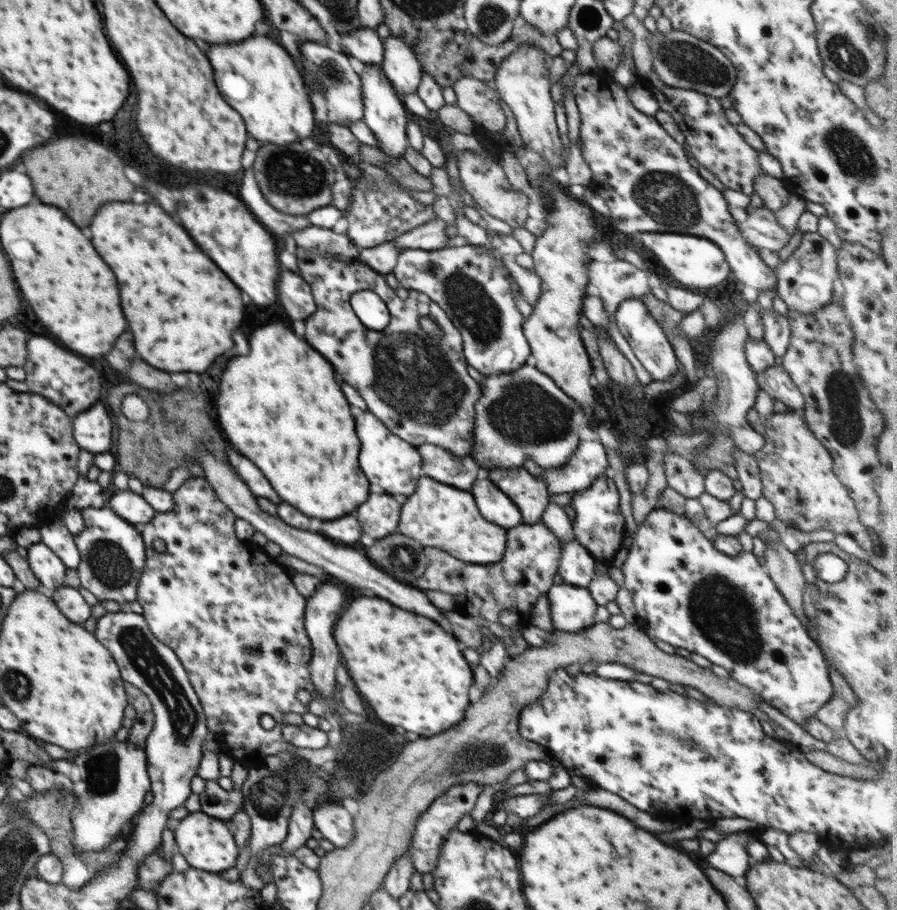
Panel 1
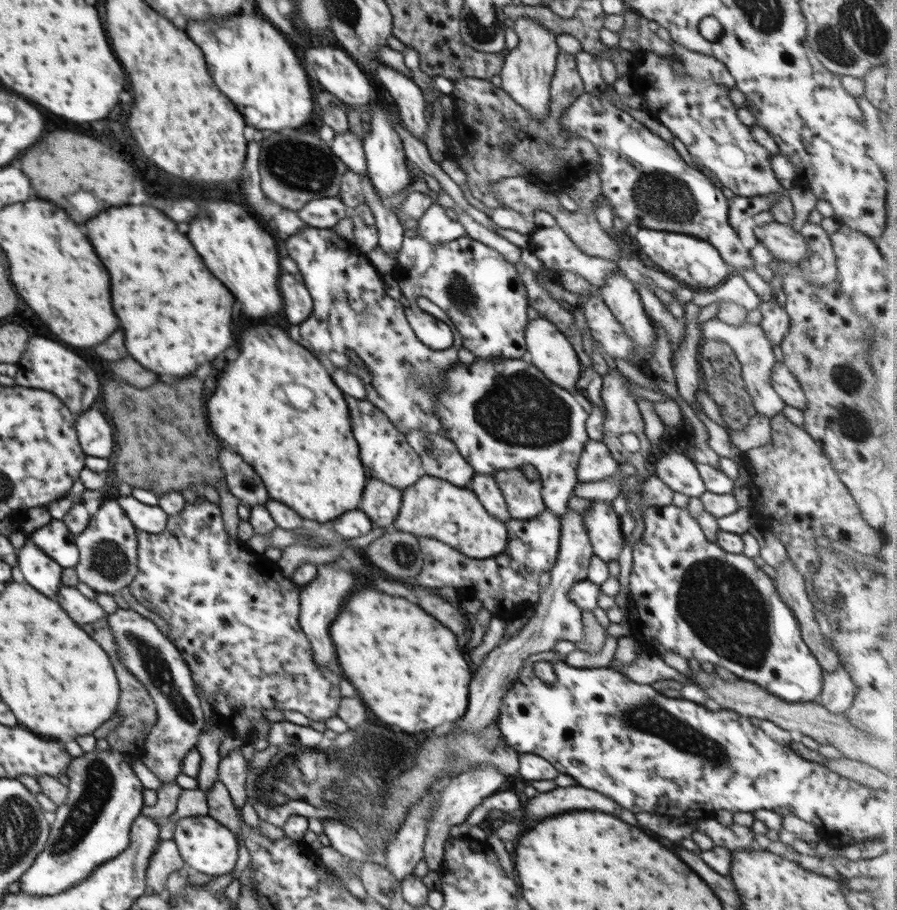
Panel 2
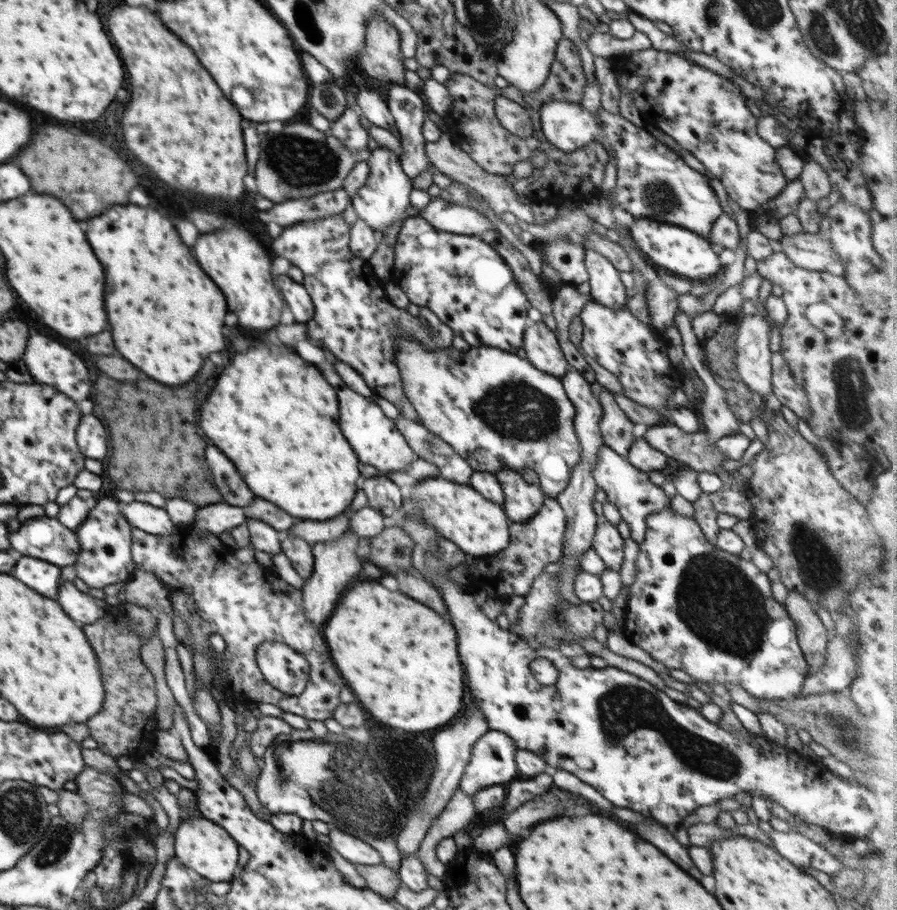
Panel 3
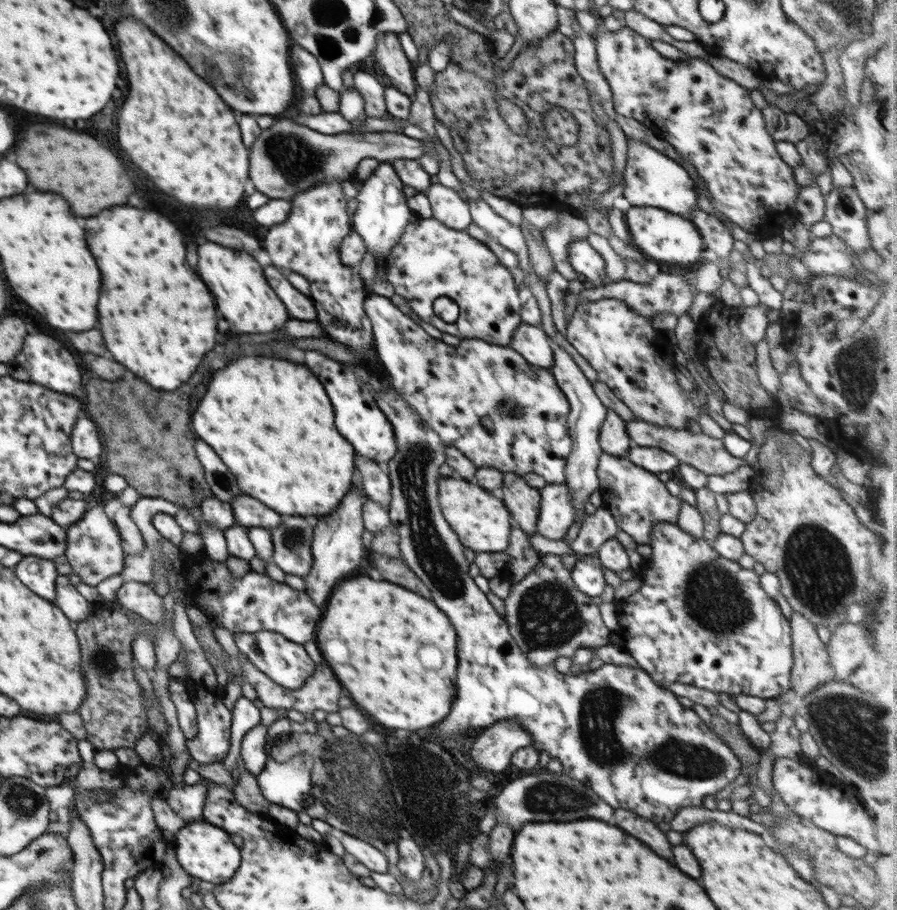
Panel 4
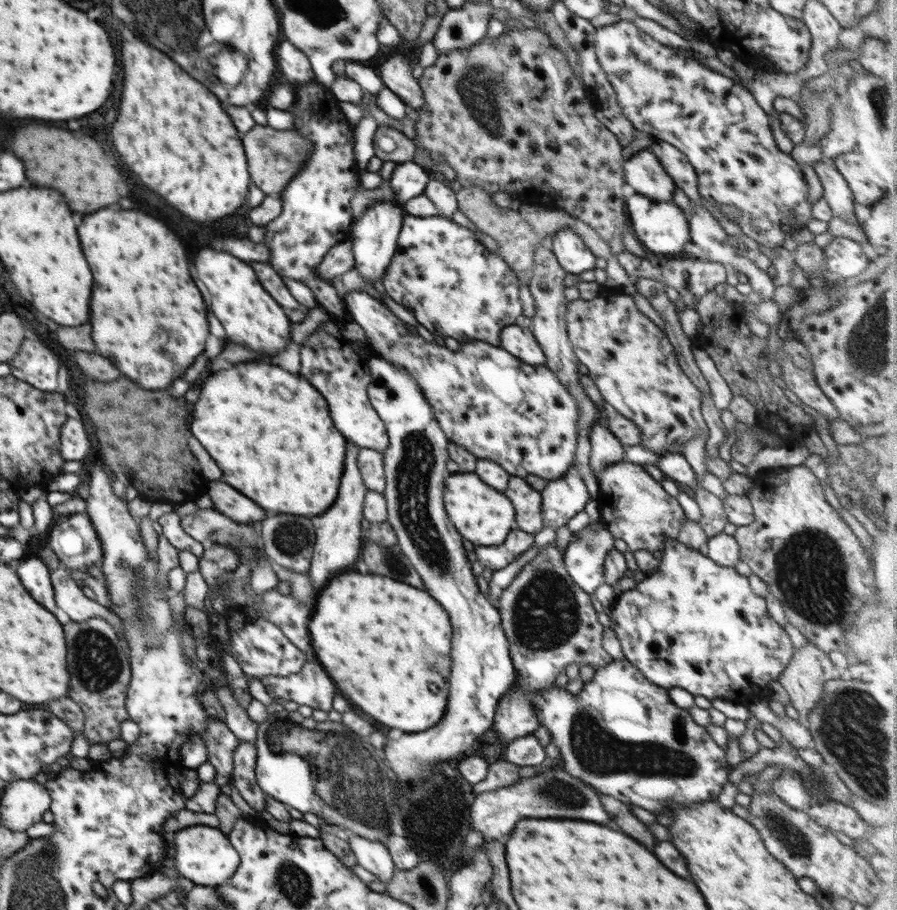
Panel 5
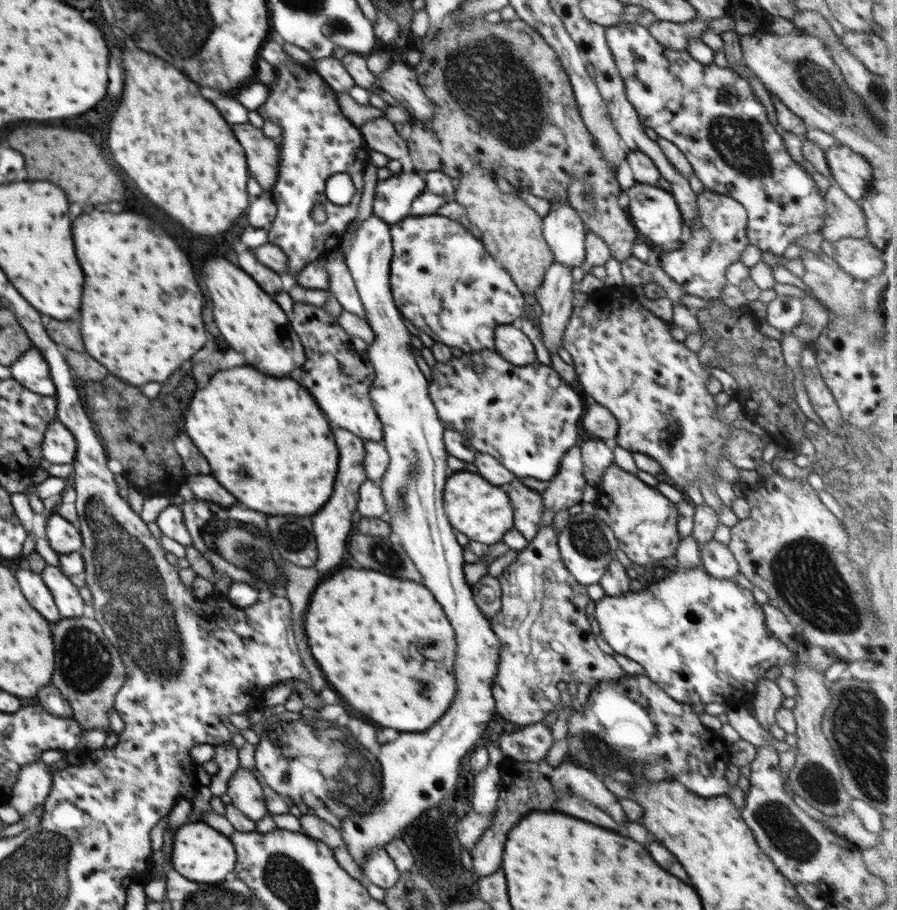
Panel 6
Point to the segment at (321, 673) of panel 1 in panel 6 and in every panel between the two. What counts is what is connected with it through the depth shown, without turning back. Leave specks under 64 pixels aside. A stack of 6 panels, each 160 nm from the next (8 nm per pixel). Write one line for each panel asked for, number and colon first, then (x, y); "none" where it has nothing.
2: (320, 601)
3: (335, 566)
4: (337, 548)
5: (338, 543)
6: (333, 525)

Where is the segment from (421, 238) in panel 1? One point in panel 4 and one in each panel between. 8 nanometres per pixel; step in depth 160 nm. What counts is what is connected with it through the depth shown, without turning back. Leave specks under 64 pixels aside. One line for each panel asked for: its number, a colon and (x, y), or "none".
2: (437, 225)
3: (443, 215)
4: (448, 207)

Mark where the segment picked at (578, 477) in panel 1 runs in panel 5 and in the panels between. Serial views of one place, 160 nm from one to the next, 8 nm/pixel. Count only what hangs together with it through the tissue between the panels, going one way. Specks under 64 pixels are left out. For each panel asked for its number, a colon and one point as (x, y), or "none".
2: (596, 463)
3: (630, 489)
4: (638, 500)
5: (633, 507)

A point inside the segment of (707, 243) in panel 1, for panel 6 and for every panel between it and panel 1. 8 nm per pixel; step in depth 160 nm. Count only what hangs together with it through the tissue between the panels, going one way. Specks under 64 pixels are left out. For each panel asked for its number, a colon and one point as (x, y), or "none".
2: (693, 261)
3: (677, 249)
4: (657, 233)
5: (662, 227)
6: (654, 212)

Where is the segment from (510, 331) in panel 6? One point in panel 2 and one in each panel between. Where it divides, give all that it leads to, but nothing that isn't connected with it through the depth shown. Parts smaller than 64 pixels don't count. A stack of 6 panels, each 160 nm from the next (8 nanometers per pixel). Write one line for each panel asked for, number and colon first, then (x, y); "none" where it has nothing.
2: (548, 349)
3: (540, 346)
4: (530, 341)
5: (519, 341)

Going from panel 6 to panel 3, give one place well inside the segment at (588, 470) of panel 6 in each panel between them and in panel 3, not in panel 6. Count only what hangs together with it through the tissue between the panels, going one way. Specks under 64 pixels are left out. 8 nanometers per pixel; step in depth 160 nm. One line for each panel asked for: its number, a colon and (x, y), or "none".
3: (618, 432)
4: (613, 437)
5: (605, 448)

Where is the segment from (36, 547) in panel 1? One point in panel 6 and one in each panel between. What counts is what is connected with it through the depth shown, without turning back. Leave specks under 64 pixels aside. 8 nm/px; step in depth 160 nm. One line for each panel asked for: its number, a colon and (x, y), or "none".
2: (35, 567)
3: (39, 575)
4: (39, 574)
5: (35, 575)
6: (34, 588)

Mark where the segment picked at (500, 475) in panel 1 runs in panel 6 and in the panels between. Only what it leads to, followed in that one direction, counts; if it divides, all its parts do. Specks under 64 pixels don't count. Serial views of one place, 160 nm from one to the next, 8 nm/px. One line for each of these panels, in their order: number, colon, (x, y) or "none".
2: (523, 497)
3: (523, 500)
4: (523, 501)
5: (527, 501)
6: (528, 505)

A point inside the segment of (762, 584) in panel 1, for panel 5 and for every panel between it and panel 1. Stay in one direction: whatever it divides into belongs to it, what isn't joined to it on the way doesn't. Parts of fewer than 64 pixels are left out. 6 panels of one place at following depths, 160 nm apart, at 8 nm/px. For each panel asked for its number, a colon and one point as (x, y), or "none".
2: (680, 579)
3: (695, 607)
4: (699, 619)
5: (691, 623)

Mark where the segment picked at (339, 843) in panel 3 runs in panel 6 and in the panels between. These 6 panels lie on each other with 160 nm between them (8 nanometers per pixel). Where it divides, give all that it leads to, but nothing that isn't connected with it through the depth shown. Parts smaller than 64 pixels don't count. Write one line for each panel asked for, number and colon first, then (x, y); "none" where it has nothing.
4: (364, 852)
5: (374, 856)
6: (379, 868)

